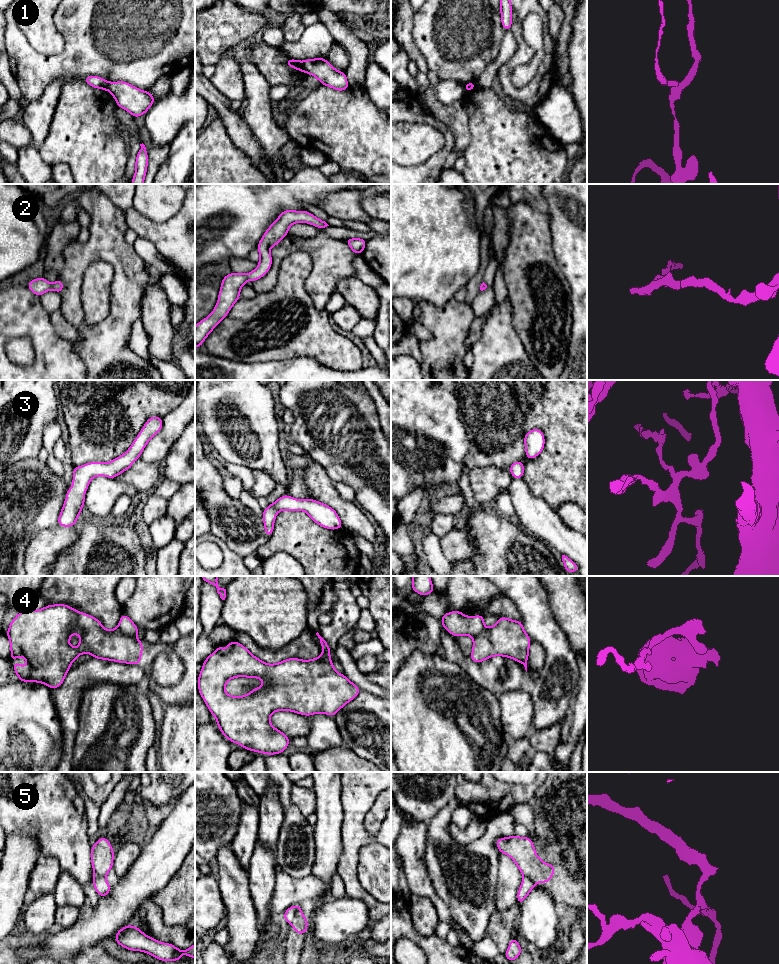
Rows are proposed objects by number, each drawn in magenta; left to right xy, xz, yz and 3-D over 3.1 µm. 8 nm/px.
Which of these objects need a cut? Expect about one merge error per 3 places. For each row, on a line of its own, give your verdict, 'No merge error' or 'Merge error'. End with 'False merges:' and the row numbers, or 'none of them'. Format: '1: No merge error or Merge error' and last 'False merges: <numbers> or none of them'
1: Merge error
2: No merge error
3: No merge error
4: Merge error
5: Merge error
False merges: 1, 4, 5

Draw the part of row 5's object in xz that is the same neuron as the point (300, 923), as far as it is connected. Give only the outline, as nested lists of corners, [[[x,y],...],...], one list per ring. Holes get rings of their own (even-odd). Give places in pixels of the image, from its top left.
[[[299,908],[295,914],[295,918],[291,925],[294,927],[294,932],[296,934],[307,934],[308,919],[304,917],[304,914]]]

